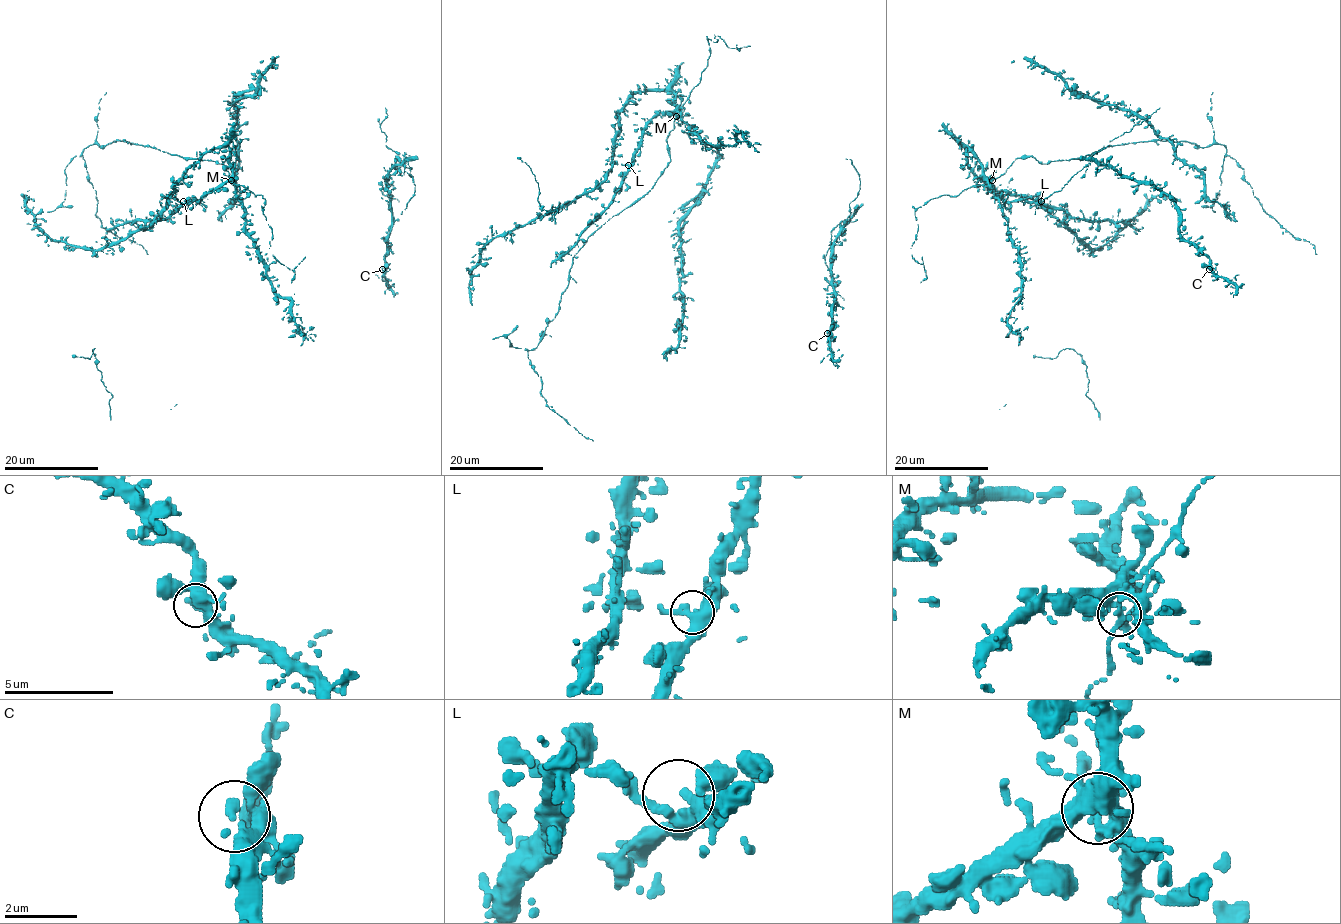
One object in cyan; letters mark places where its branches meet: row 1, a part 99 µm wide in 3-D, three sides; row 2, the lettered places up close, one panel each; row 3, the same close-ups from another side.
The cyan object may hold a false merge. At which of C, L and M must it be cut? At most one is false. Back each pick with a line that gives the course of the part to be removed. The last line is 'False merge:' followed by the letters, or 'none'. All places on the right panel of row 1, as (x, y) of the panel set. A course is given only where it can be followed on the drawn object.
False merge: none

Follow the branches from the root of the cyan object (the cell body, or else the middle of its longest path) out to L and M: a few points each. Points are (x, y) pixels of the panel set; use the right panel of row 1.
L: (1041, 162), (1030, 156), (1021, 156), (1003, 174), (989, 181), (989, 188), (1007, 201), (1041, 201)
M: (1041, 162), (1030, 156), (1021, 156), (1003, 174), (991, 180)

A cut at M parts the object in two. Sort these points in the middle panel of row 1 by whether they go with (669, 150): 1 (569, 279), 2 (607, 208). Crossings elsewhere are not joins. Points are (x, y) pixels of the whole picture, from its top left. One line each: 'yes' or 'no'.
1: yes
2: no

